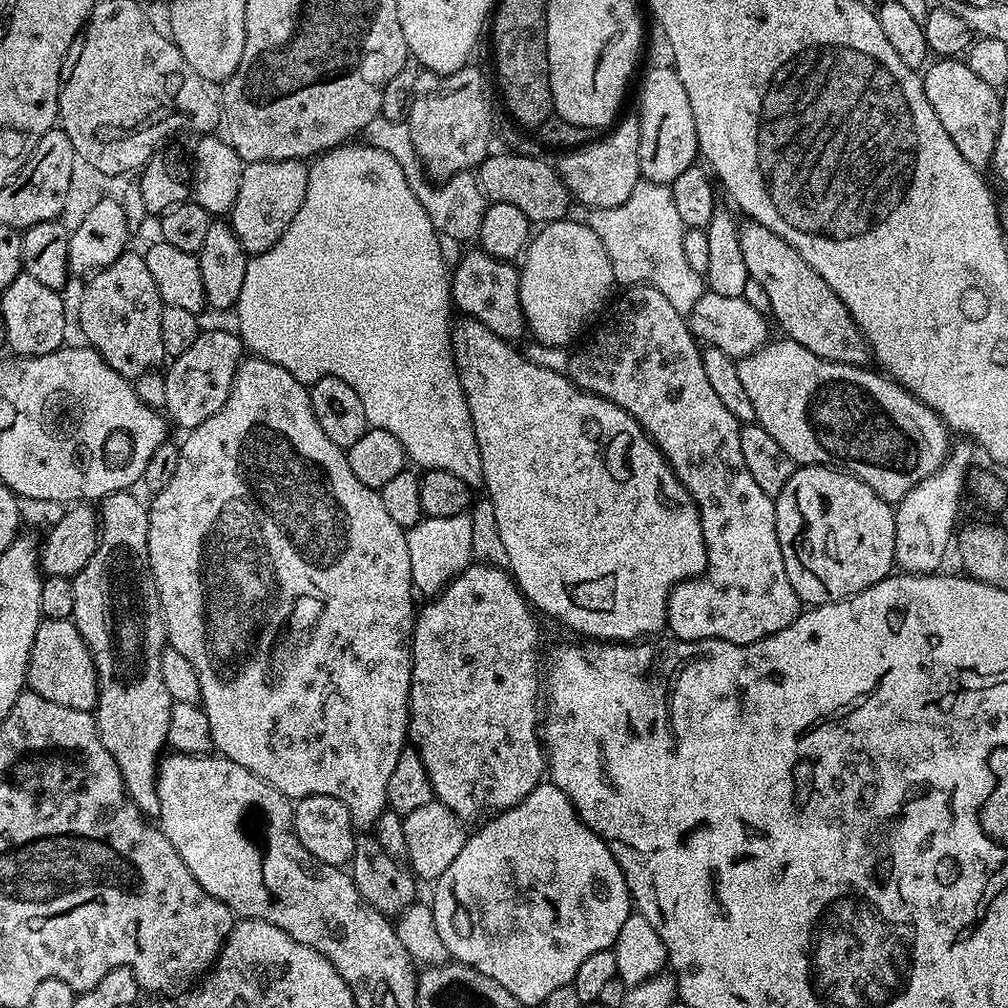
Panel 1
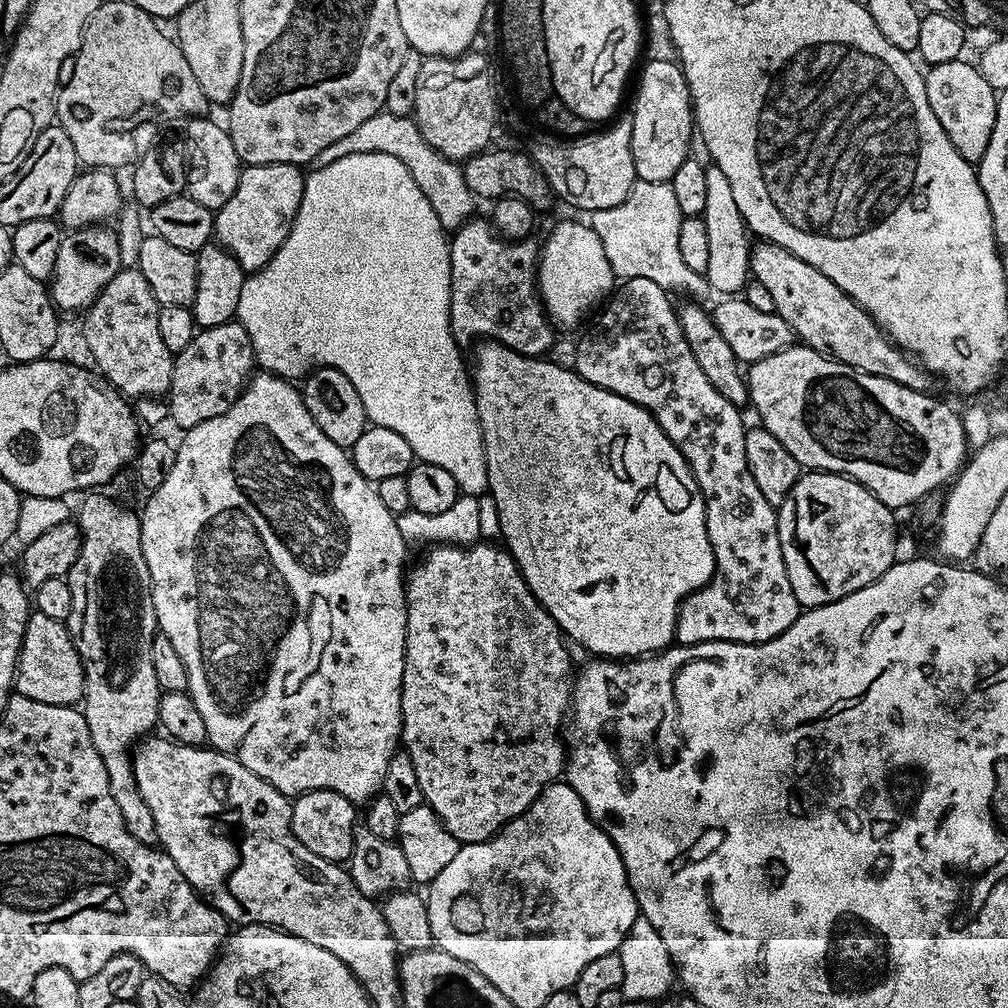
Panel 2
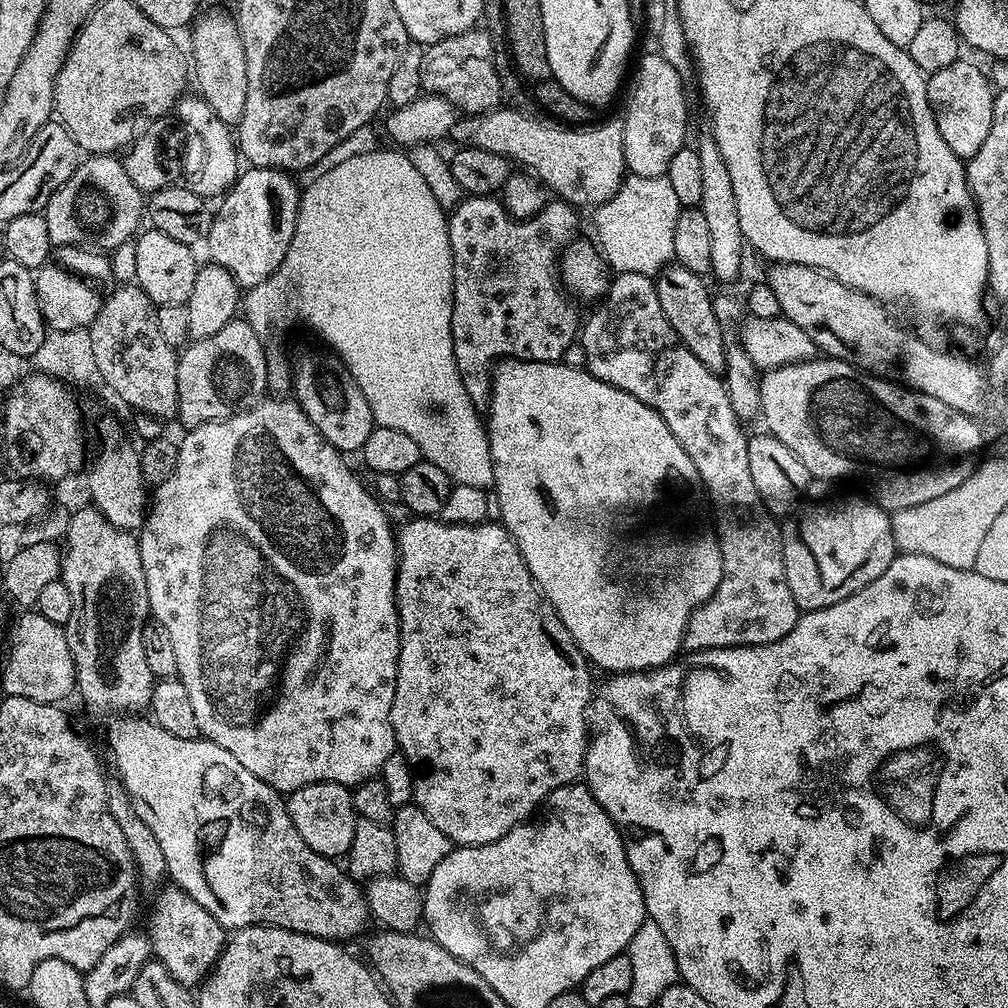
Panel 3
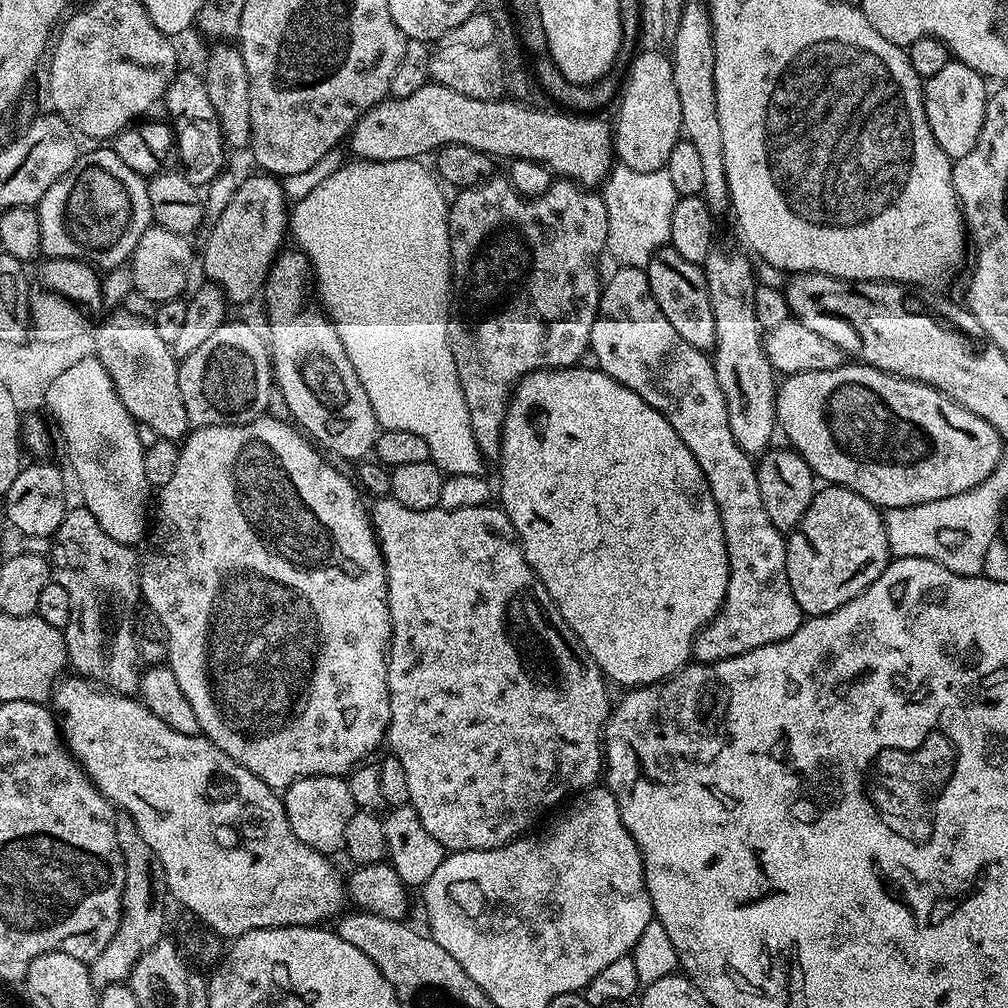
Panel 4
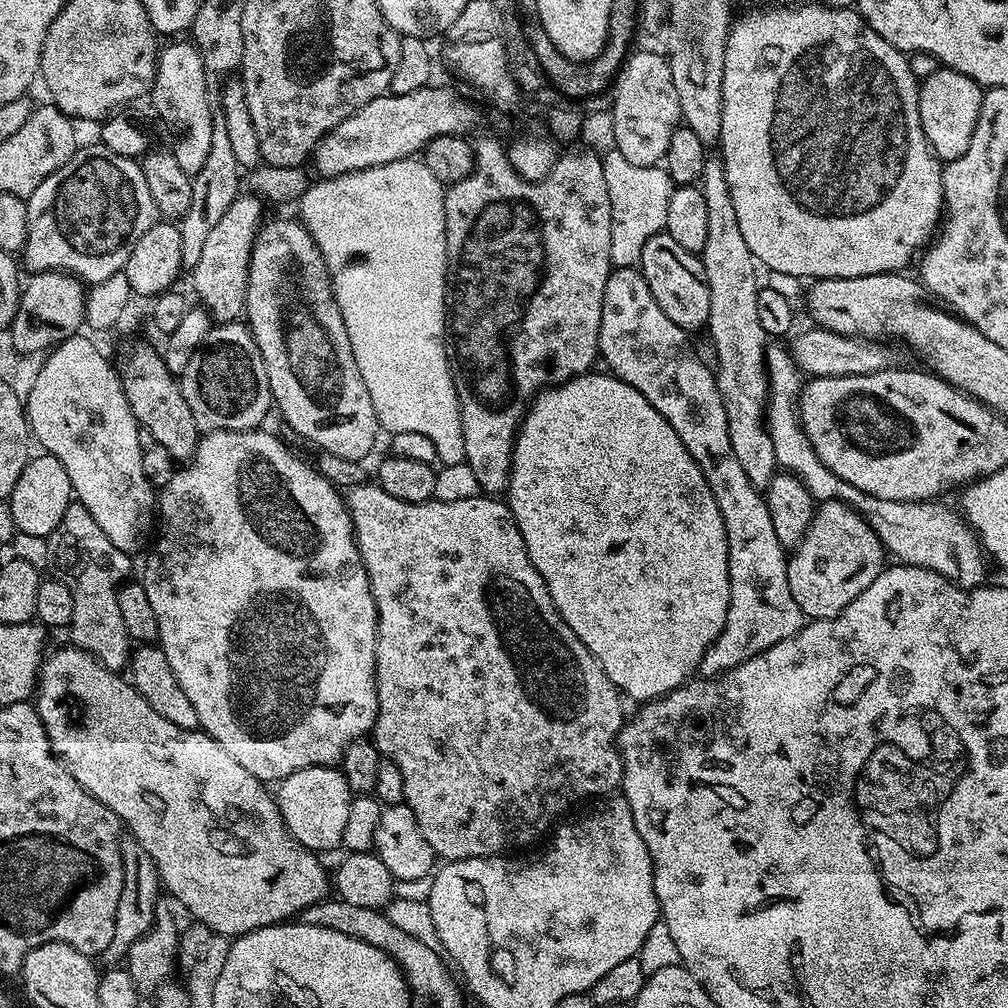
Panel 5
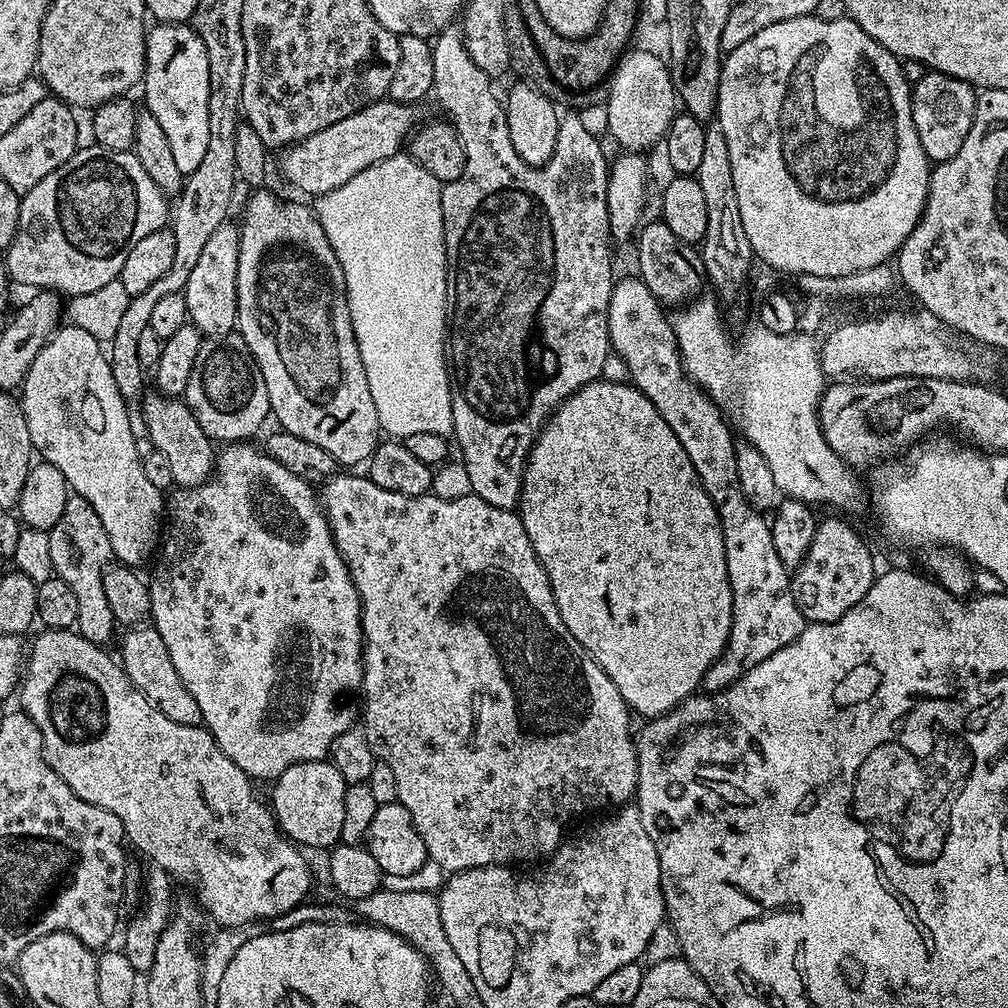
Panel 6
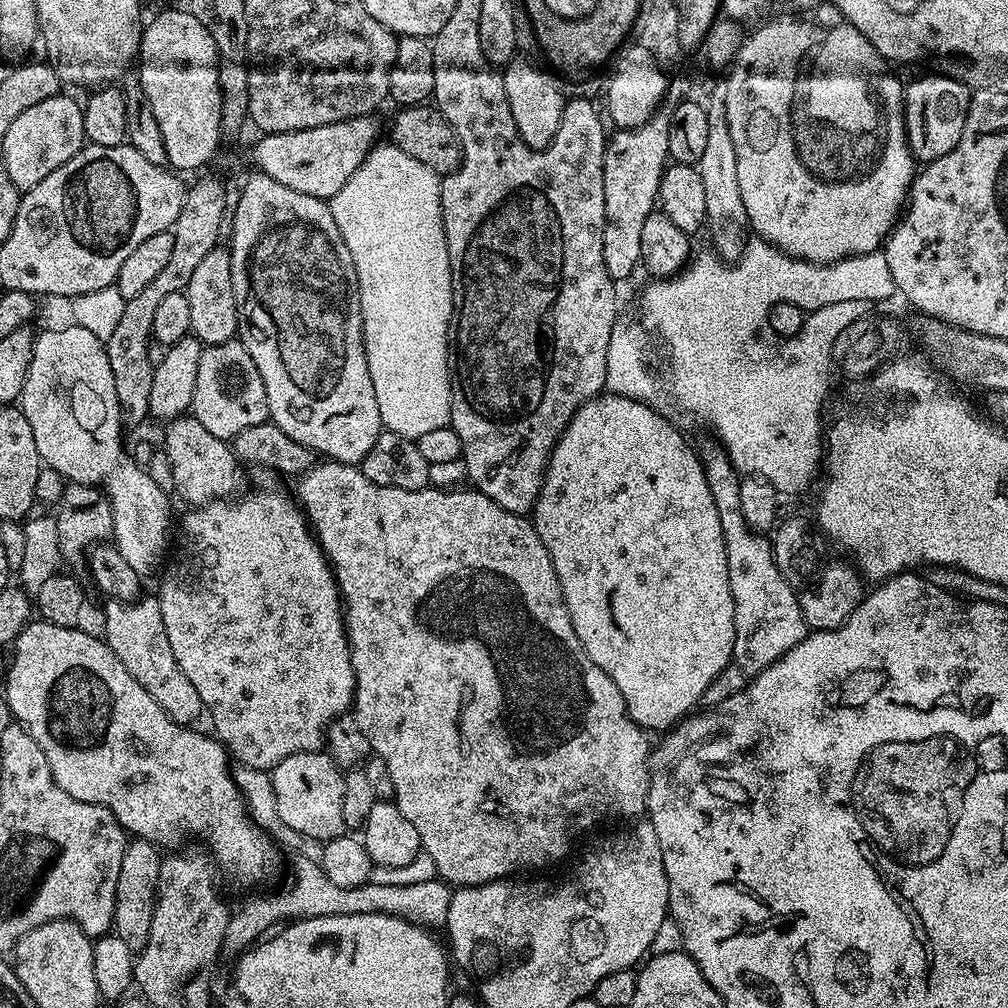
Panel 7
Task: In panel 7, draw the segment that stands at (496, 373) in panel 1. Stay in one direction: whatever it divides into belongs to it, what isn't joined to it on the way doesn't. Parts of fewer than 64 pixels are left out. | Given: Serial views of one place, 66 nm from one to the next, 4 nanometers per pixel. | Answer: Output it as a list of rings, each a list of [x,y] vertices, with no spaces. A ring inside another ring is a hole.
[[[601,394],[587,400],[572,415],[564,433],[556,439],[552,456],[544,469],[544,482],[530,511],[538,538],[542,538],[542,546],[546,546],[550,562],[554,562],[554,574],[558,574],[566,610],[570,614],[574,634],[578,634],[578,642],[582,642],[586,654],[608,675],[610,682],[618,686],[632,721],[645,730],[653,728],[657,734],[675,729],[697,707],[695,704],[703,701],[706,686],[722,674],[734,650],[734,598],[730,590],[722,522],[718,522],[718,506],[714,506],[714,494],[710,494],[697,449],[692,449],[684,441],[683,434],[659,415],[663,416],[653,405],[625,396]]]

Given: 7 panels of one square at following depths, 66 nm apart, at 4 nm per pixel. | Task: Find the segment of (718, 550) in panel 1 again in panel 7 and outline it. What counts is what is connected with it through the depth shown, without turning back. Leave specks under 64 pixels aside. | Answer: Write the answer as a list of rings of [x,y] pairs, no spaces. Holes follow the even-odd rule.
[[[718,442],[711,443],[706,445],[704,449],[701,447],[698,455],[700,464],[704,467],[706,482],[710,486],[710,494],[714,494],[714,506],[718,506],[718,522],[722,522],[722,534],[726,542],[730,590],[734,598],[734,650],[730,654],[730,662],[724,667],[722,674],[718,674],[718,678],[714,678],[714,682],[710,682],[710,686],[706,686],[703,703],[708,706],[720,704],[726,698],[738,694],[738,690],[742,690],[753,678],[762,674],[762,670],[766,670],[766,666],[778,662],[778,658],[782,658],[782,654],[794,650],[794,646],[798,646],[798,642],[802,642],[810,631],[808,622],[800,609],[797,589],[793,588],[790,582],[786,582],[786,578],[782,578],[782,570],[778,570],[776,560],[772,557],[771,539],[767,535],[754,532],[743,518],[742,502],[739,501],[741,475],[730,462],[728,452],[725,451],[723,445]]]

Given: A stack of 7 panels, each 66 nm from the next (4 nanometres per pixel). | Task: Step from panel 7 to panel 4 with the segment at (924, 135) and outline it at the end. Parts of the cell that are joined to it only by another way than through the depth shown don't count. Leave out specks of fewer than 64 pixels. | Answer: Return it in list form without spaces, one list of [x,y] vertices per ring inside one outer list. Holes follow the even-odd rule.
[[[960,58],[949,59],[948,64],[938,70],[938,74],[923,81],[926,122],[930,122],[934,142],[942,146],[944,153],[953,162],[970,154],[970,150],[974,150],[974,142],[978,142],[978,134],[982,134],[990,95],[990,88],[984,84],[987,84],[985,77],[966,66]]]

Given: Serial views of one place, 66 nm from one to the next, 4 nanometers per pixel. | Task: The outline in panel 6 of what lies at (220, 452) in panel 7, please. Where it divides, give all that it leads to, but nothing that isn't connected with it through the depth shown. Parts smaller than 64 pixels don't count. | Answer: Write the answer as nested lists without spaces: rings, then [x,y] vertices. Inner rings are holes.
[[[152,390],[143,397],[143,404],[143,431],[153,440],[155,451],[161,452],[170,462],[173,485],[193,488],[209,479],[217,458],[214,442],[202,430],[202,426],[198,426],[198,418],[194,418],[194,414],[183,399],[165,396],[159,391]]]

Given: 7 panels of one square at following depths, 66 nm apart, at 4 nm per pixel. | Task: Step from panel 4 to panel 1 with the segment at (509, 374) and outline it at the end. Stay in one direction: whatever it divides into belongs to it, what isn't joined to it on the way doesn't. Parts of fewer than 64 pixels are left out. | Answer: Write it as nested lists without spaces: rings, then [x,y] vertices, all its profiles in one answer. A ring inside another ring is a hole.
[[[476,246],[473,252],[465,251],[461,255],[460,260],[450,272],[450,291],[452,293],[452,303],[457,309],[460,308],[465,317],[470,320],[482,322],[482,326],[486,326],[490,330],[494,330],[494,334],[498,334],[503,340],[516,342],[520,335],[525,335],[526,325],[524,323],[524,315],[520,309],[520,273],[515,263],[507,260],[499,260],[490,254],[486,254],[484,249]]]

